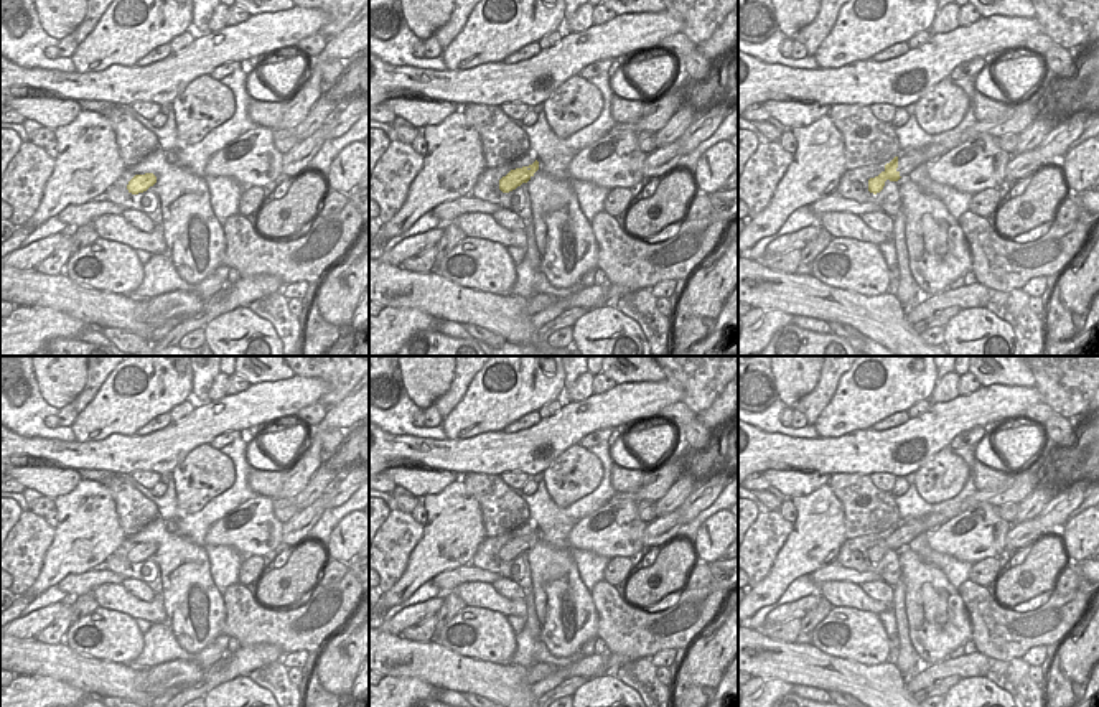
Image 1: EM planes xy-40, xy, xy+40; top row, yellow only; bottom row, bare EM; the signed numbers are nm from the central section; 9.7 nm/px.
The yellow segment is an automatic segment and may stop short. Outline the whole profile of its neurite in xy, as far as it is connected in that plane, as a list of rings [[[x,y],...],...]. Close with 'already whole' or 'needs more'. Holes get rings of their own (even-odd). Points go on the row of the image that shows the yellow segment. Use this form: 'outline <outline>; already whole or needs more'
outline [[[537,160],[529,166],[511,170],[506,176],[503,176],[499,180],[499,190],[503,193],[509,193],[509,191],[516,190],[522,183],[527,183],[537,170],[539,170]]]; already whole

